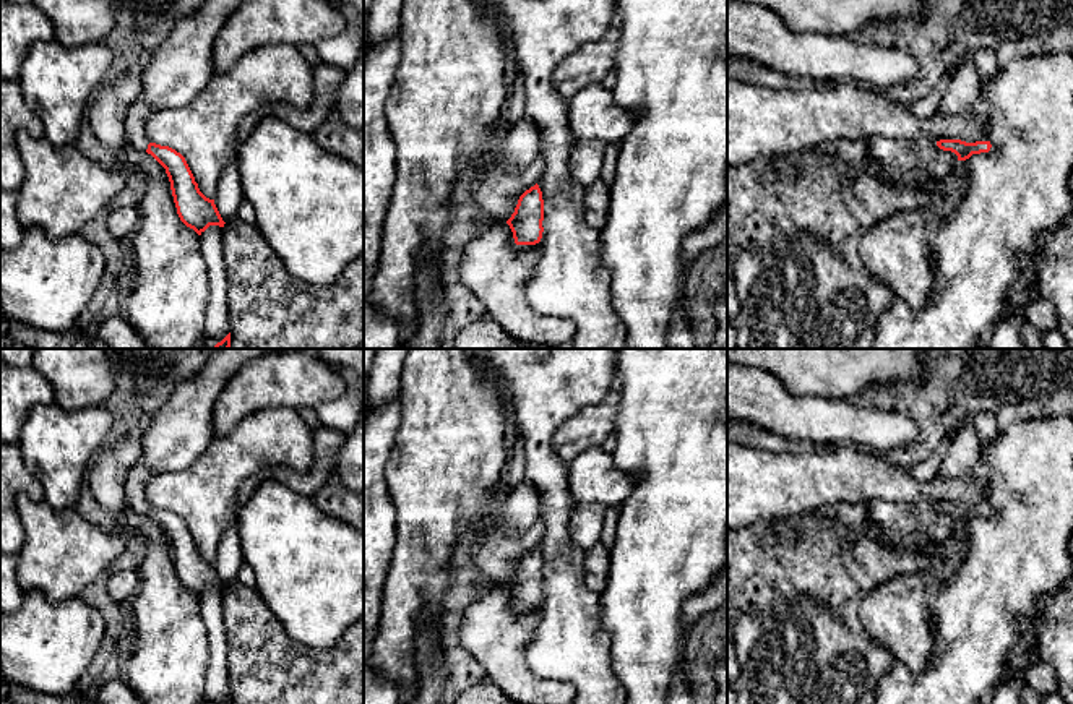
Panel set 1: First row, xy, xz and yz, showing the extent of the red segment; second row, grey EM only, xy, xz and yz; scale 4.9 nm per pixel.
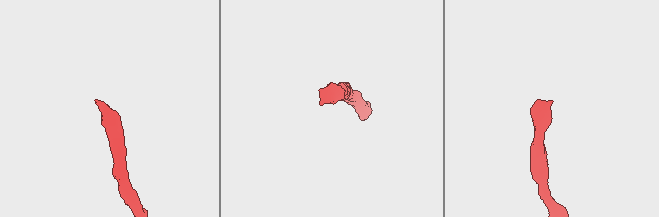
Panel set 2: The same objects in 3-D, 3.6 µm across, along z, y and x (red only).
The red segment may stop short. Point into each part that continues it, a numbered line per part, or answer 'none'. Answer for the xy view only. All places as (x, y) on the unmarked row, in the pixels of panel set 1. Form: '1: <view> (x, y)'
1: xy (179, 433)

